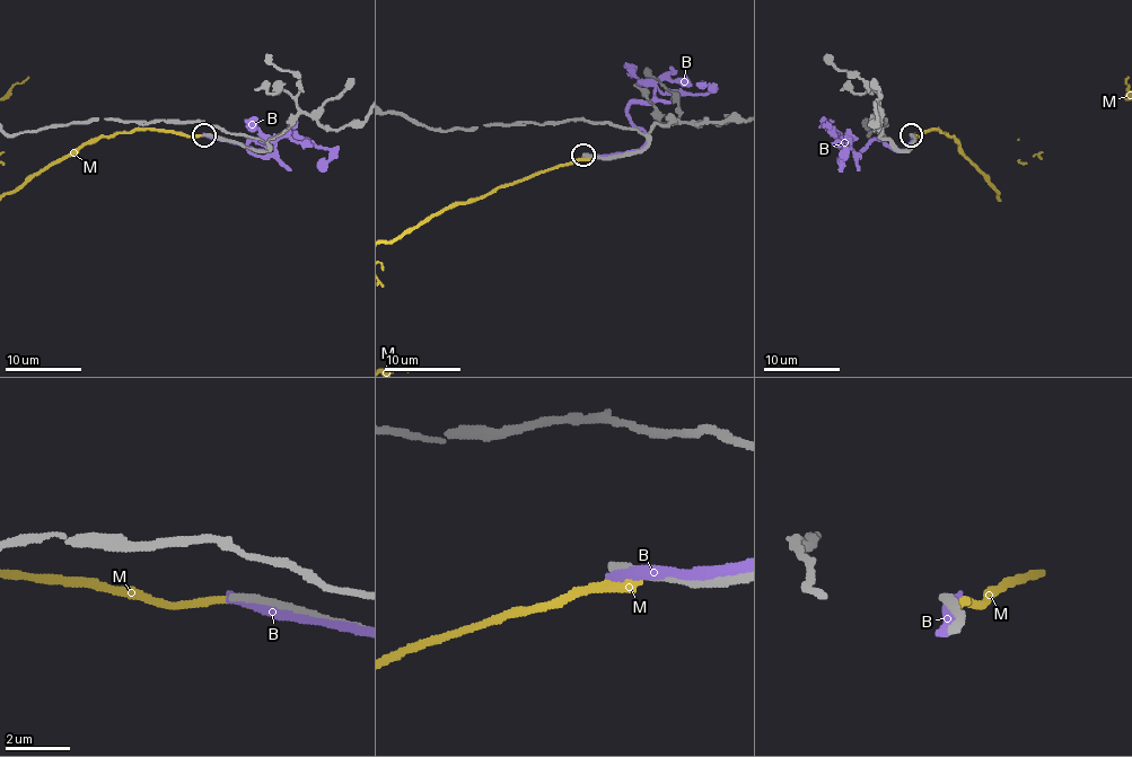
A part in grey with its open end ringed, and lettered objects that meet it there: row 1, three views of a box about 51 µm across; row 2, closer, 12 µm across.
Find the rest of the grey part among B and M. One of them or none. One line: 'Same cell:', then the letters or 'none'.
Same cell: none

